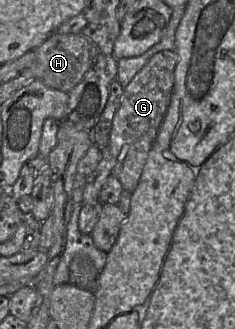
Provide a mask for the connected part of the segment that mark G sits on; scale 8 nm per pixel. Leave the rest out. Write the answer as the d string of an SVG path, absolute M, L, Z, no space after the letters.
M164 50L152 56L124 88L121 104L113 118L109 146L114 157L112 175L132 193L140 180L148 154L167 112L174 87L178 54Z

